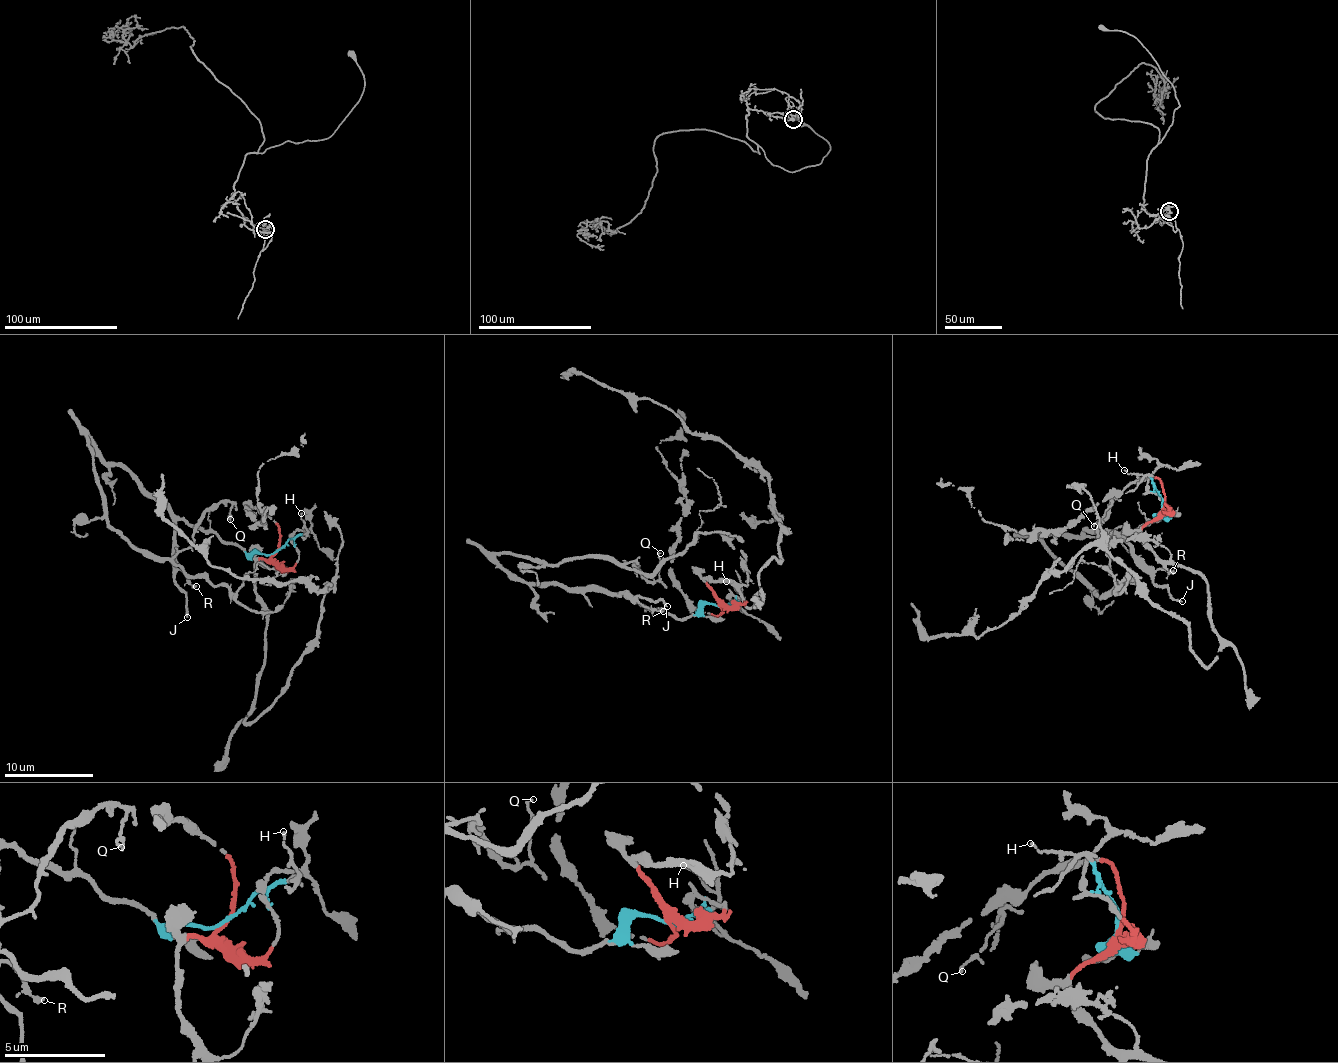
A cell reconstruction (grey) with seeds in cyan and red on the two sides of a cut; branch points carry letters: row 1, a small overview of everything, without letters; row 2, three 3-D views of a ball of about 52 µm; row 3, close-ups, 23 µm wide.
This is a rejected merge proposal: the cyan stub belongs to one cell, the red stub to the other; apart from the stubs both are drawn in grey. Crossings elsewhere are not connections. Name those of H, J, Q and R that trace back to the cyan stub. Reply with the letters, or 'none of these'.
H, J, Q, R

